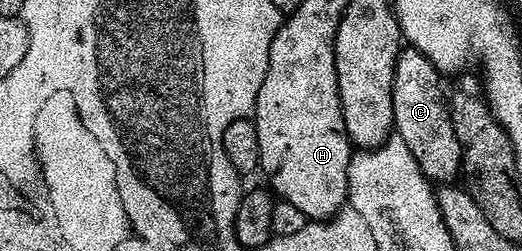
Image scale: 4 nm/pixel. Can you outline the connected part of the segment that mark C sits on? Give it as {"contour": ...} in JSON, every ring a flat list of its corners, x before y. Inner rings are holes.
{"contour":[[402,49,395,64,395,80,391,88,393,129,411,148,411,156,415,156,419,168,433,184,452,183,461,172,462,148,451,124,446,95,441,95,441,81,441,71,433,67,423,52]]}

